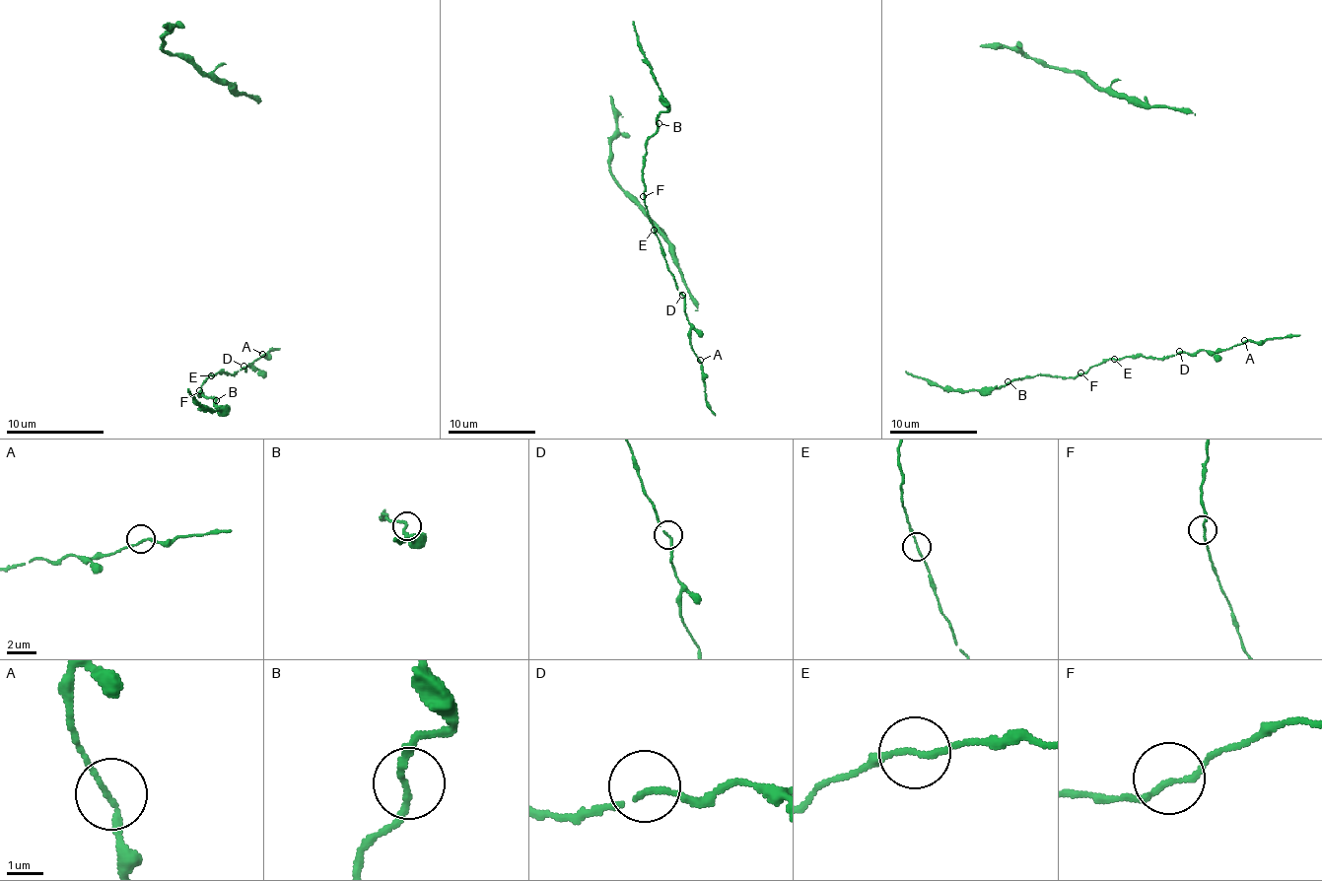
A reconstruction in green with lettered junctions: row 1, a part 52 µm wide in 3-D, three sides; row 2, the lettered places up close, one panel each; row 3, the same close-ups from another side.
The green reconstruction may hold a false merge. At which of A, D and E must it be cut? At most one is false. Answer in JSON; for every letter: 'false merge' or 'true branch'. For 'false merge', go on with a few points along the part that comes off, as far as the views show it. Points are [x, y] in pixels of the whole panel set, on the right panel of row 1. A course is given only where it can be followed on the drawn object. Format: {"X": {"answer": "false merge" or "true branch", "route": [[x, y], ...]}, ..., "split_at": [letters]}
{"A": {"answer": "true branch"}, "D": {"answer": "true branch"}, "E": {"answer": "true branch"}, "split_at": []}

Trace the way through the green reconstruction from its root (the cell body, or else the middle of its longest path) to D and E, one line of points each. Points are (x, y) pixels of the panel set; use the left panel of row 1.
D: (262, 354), (253, 366), (243, 366)
E: (262, 354), (253, 366), (241, 369), (236, 373), (211, 375)

